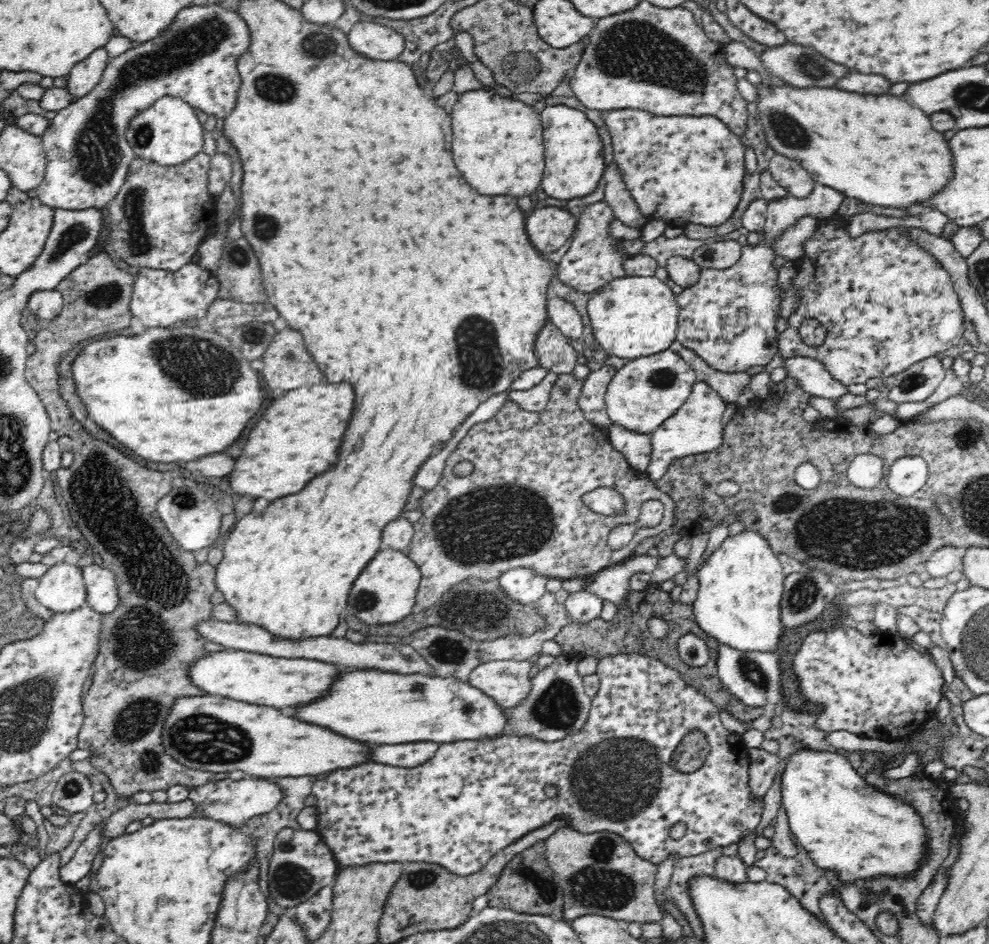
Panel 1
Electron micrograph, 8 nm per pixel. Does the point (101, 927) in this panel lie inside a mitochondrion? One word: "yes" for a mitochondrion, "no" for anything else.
no

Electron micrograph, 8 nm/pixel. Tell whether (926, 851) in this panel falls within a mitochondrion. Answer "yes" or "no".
no

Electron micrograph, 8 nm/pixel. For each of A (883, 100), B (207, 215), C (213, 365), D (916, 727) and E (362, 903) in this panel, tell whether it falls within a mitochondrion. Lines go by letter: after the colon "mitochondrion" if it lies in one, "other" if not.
A: other
B: other
C: mitochondrion
D: other
E: other

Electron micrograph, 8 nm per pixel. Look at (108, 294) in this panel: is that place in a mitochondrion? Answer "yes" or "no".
yes

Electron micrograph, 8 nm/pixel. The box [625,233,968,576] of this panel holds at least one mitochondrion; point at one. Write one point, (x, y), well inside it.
(855, 541)

